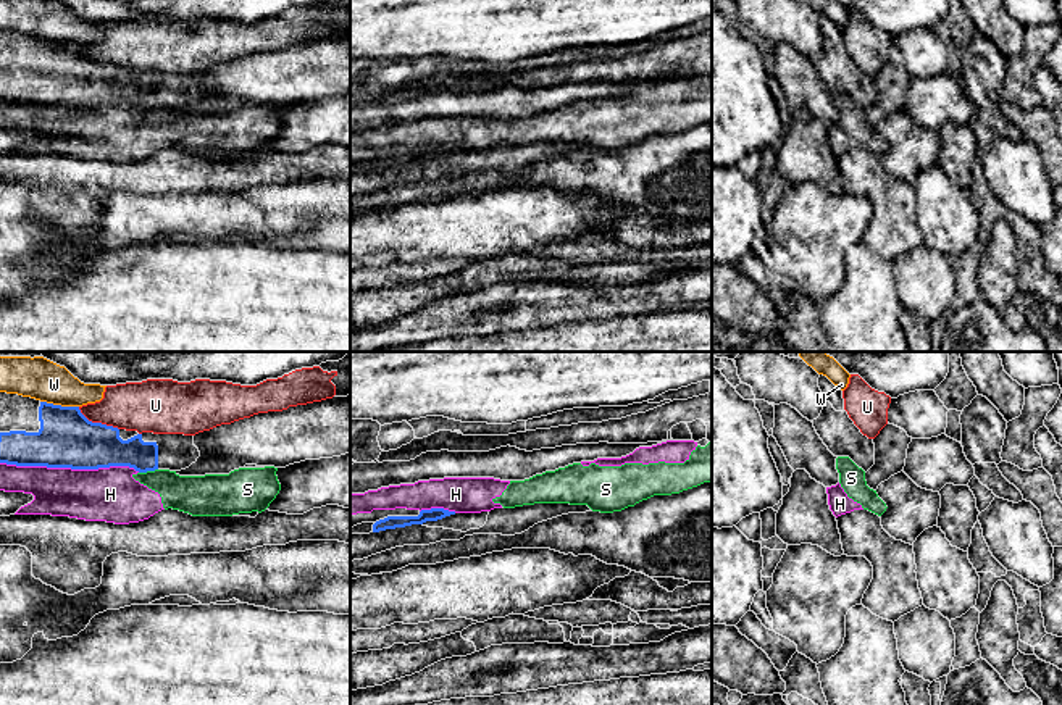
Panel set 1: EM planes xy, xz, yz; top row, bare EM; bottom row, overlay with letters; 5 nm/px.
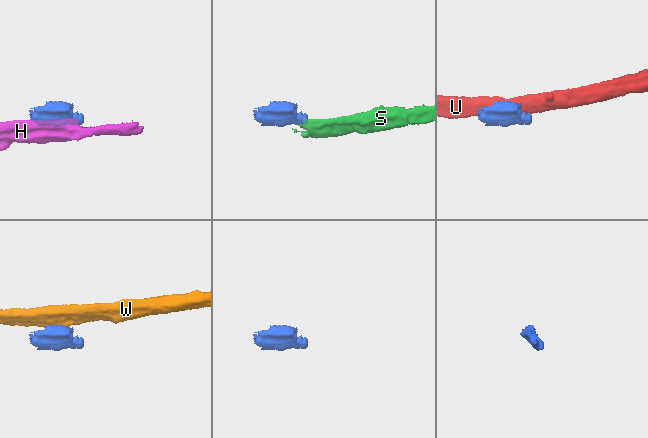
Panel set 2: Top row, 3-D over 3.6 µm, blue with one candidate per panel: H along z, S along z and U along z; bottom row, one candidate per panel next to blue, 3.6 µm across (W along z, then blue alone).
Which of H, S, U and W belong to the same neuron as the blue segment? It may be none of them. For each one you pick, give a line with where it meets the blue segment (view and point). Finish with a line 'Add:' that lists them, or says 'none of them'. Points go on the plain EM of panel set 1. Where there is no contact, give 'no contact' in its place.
Add: none of them

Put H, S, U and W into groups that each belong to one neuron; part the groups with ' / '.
H S / U / W

